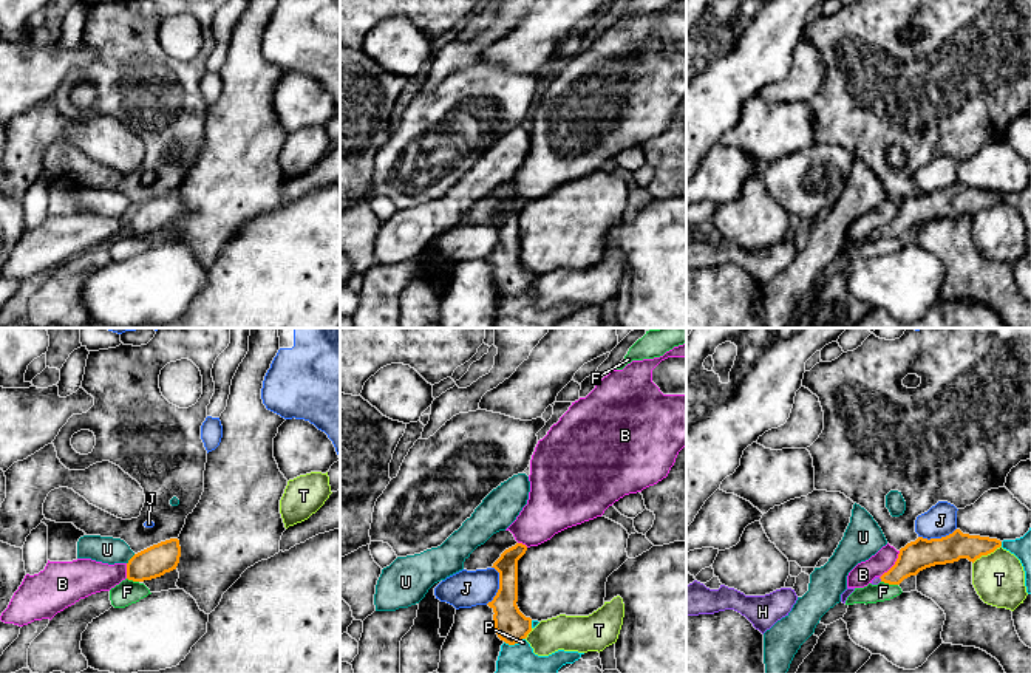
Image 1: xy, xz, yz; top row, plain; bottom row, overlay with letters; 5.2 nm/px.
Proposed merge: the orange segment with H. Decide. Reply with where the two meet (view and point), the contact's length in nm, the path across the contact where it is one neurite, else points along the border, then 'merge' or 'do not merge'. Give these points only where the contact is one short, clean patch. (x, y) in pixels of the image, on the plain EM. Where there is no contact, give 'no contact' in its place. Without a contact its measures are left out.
meets orange in yz at (880, 231); contact 30 nm long; runs through yz (920, 208), (892, 231), (880, 231), (875, 234); merge

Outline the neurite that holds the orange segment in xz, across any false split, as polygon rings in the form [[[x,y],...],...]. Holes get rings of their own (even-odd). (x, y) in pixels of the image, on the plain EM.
[[[516,196],[505,203],[493,217],[499,226],[499,243],[487,258],[493,263],[495,283],[504,296],[496,314],[495,328],[556,328],[566,317],[573,317],[584,306],[558,303],[549,309],[538,309],[526,294],[527,288],[539,277],[526,271],[518,255],[518,214],[527,200]]]

